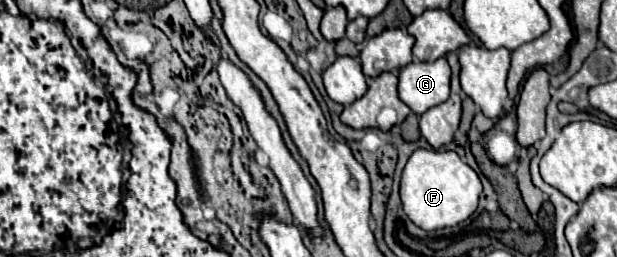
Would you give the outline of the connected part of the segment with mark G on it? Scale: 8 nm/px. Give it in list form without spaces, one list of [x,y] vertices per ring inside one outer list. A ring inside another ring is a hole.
[[[446,58],[434,62],[410,62],[398,74],[398,94],[418,116],[442,104],[450,94],[450,66]]]

